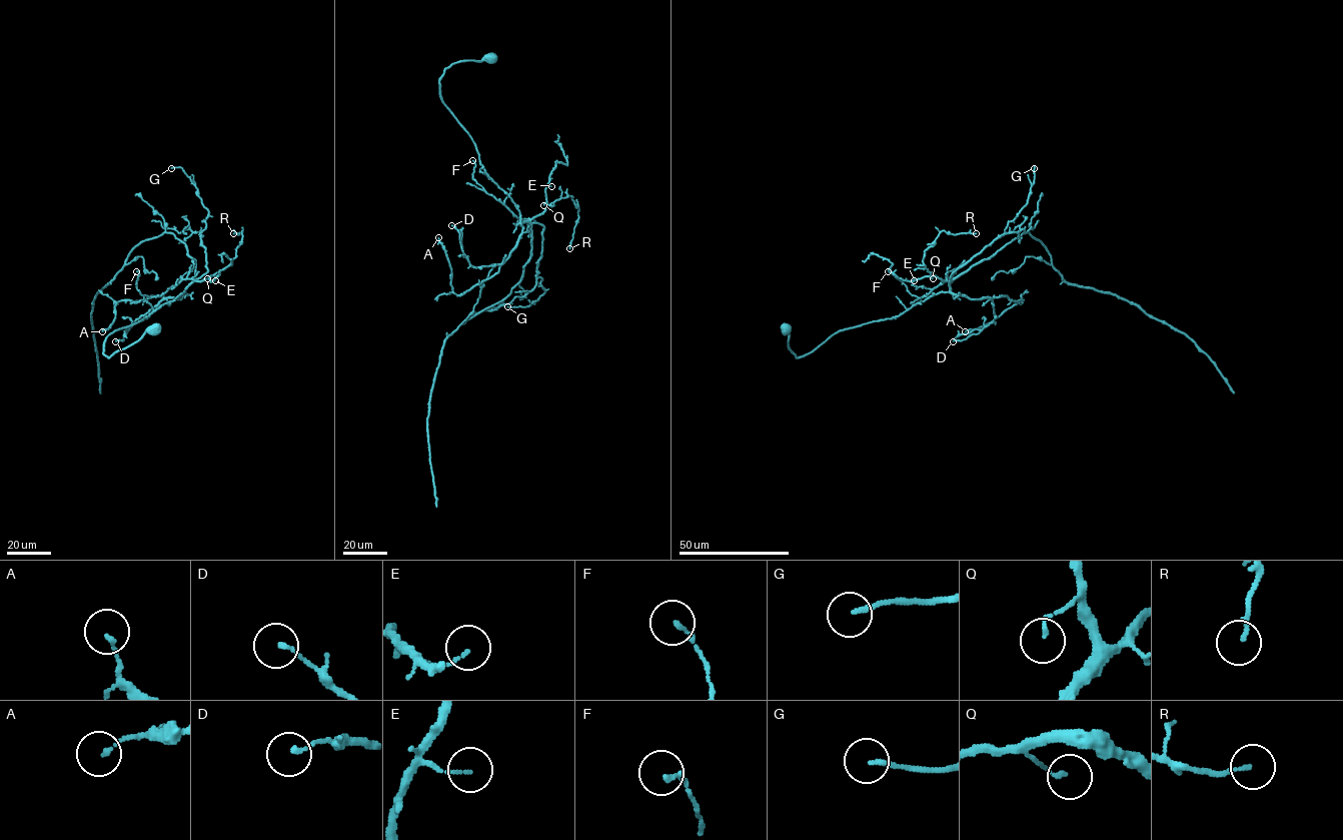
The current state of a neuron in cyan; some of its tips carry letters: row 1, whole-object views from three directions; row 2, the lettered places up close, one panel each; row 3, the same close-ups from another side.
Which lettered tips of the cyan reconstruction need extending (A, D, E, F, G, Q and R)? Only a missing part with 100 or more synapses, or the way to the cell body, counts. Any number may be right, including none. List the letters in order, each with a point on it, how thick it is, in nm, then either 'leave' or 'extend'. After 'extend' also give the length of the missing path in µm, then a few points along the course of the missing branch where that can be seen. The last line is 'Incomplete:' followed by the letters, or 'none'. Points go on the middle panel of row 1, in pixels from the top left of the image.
A: place (438, 237); calibre 110 nm; leave
D: place (451, 225); calibre 130 nm; leave
E: place (551, 186); calibre 90 nm; leave
F: place (472, 160); calibre 180 nm; leave
G: place (507, 306); calibre 150 nm; leave
Q: place (543, 205); calibre 110 nm; leave
R: place (569, 248); calibre 120 nm; leave
Incomplete: none

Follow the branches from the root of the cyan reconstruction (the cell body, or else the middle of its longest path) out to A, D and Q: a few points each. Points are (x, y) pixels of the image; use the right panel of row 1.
A: (785, 328), (788, 347), (801, 357), (839, 331), (892, 318), (940, 292), (1022, 300), (965, 331)
D: (785, 328), (788, 347), (801, 357), (839, 331), (892, 318), (940, 292), (990, 298), (995, 318), (953, 341)
Q: (785, 328), (788, 347), (801, 357), (839, 331), (892, 318), (932, 295), (949, 291), (948, 281), (933, 278)

